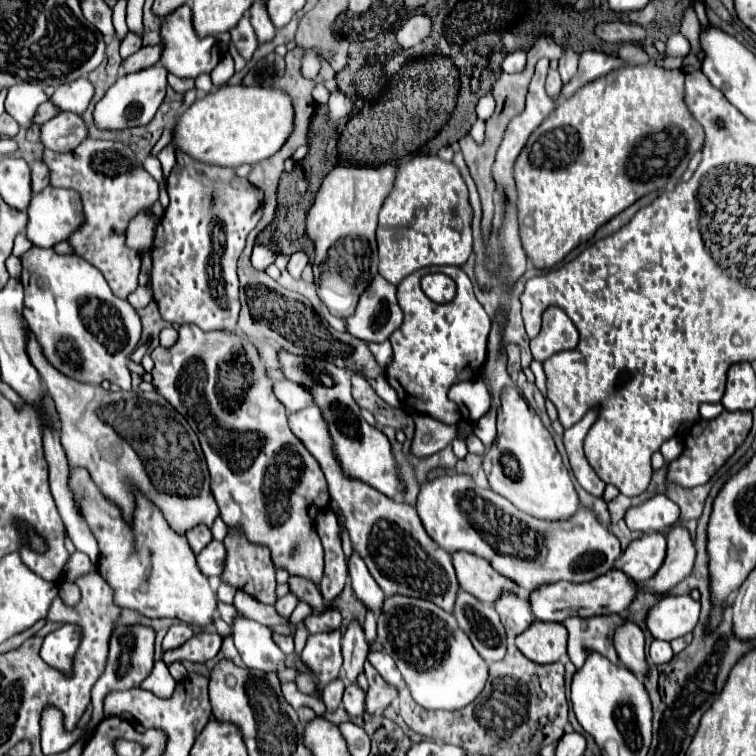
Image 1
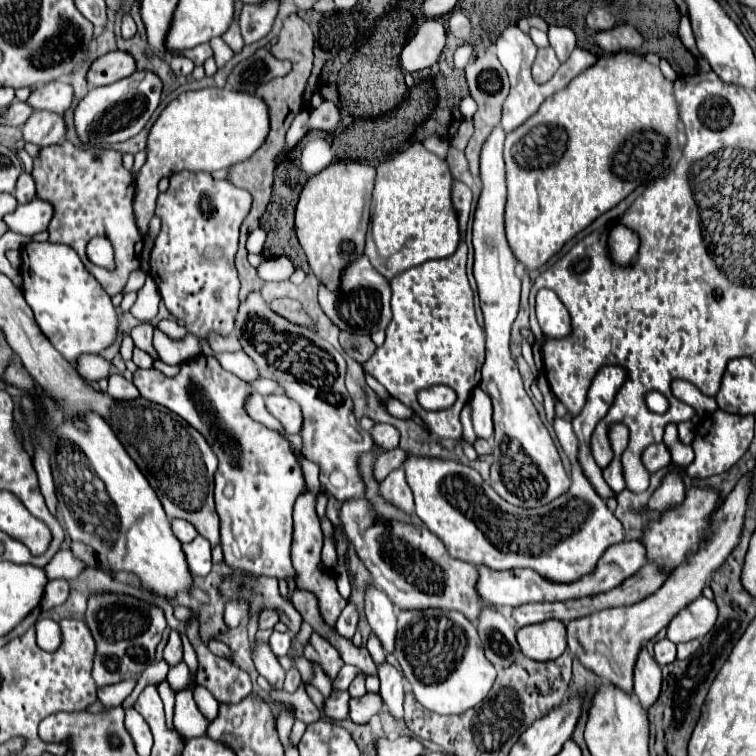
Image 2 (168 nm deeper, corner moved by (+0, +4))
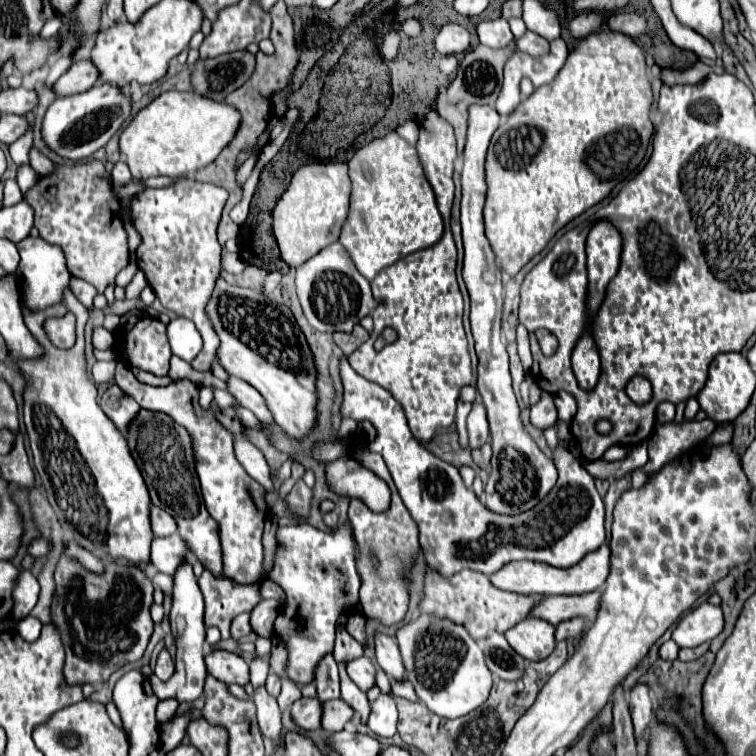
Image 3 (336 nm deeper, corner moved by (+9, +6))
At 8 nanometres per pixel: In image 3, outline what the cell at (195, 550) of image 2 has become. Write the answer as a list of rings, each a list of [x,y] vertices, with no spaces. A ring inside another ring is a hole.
[[[179,535],[169,537],[153,537],[151,541],[151,563],[157,571],[173,575],[181,559],[189,555],[185,541]]]

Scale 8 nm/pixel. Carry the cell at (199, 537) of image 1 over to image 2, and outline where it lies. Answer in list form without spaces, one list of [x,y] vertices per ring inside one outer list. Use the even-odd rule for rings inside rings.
[[[172,519],[172,531],[174,531],[174,535],[182,543],[190,543],[198,535],[198,531],[194,529],[194,525],[188,523],[188,521],[184,521],[184,519]]]

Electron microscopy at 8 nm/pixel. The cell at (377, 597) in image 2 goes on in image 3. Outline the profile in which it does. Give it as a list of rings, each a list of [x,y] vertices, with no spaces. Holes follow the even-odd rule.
[[[377,635],[375,637],[375,659],[377,665],[387,673],[389,679],[393,681],[405,681],[405,665],[401,661],[401,653],[397,643],[387,637],[387,635]]]

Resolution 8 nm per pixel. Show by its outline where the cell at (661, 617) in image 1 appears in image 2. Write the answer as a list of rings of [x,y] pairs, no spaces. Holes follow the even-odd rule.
[[[698,597],[696,601],[692,601],[684,609],[680,609],[670,619],[670,623],[666,625],[666,637],[672,643],[700,639],[714,627],[716,615],[718,615],[718,611],[716,611],[714,601],[710,601],[706,597]]]

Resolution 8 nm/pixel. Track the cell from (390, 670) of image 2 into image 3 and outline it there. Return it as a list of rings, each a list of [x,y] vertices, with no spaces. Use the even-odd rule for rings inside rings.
[[[379,695],[379,699],[371,703],[367,725],[379,737],[393,737],[397,733],[397,707],[393,695]]]

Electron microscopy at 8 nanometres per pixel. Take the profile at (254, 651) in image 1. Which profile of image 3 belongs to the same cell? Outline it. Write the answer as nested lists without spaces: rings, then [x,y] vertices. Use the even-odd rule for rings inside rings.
[[[259,687],[255,691],[255,705],[257,705],[257,721],[261,727],[261,733],[271,739],[277,747],[285,747],[283,739],[283,725],[281,725],[281,709],[277,705],[277,699],[271,697],[265,687]]]

